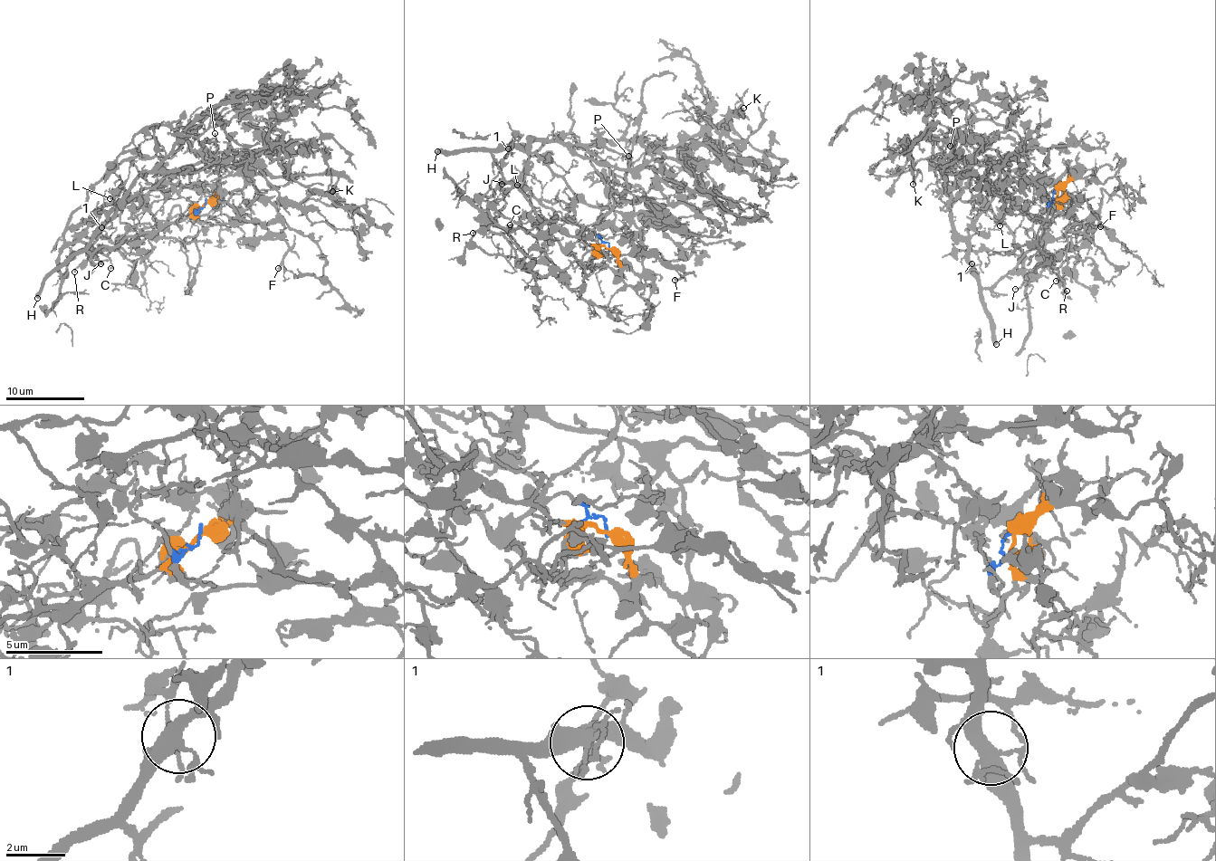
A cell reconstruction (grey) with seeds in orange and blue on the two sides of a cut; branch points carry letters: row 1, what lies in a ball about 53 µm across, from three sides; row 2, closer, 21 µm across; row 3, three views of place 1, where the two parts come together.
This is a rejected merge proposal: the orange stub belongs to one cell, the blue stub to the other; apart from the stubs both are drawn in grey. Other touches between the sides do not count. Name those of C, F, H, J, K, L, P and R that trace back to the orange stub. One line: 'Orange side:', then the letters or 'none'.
Orange side: F, H, K, L, P

